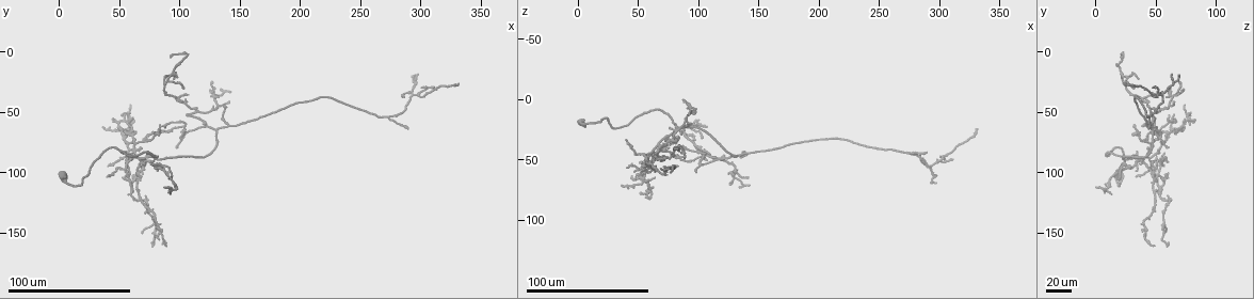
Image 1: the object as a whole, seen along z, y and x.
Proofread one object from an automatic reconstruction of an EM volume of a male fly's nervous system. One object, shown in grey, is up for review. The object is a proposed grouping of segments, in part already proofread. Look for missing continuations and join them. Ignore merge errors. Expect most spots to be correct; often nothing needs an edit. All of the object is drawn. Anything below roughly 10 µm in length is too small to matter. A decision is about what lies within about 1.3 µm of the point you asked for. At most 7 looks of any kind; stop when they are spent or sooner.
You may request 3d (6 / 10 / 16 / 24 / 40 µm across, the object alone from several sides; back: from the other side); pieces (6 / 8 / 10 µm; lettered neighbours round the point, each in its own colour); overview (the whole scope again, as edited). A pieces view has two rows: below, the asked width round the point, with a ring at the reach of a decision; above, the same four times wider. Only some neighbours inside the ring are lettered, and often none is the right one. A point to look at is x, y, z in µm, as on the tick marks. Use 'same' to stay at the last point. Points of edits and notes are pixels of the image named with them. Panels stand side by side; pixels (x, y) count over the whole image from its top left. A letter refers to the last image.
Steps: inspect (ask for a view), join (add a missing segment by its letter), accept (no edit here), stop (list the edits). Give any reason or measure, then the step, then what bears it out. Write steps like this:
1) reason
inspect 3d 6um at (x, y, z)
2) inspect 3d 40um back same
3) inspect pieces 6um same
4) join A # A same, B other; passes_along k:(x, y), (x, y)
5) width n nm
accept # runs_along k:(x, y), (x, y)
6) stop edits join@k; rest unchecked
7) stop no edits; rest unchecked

branch stops here
inspect 3d 40um at (290, 64, 44)

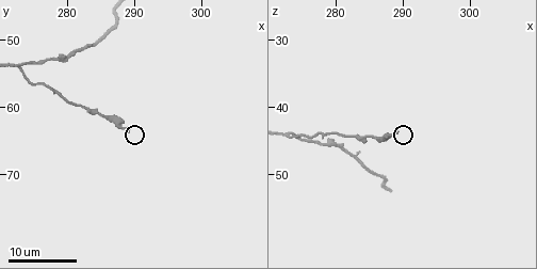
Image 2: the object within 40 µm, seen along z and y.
what lies round it
inspect pieces 10um at (289.0, 63.5, 43.5)

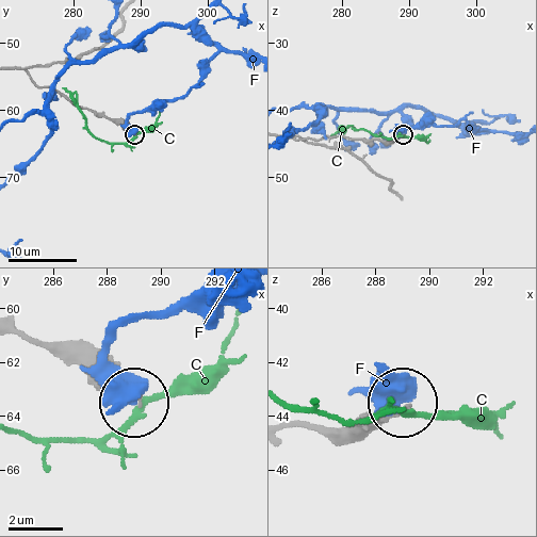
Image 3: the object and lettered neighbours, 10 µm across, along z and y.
accept # C other, F other; no lettered segment goes on from it

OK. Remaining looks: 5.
an open end
inspect 3d 24um at (296, 20, 64)

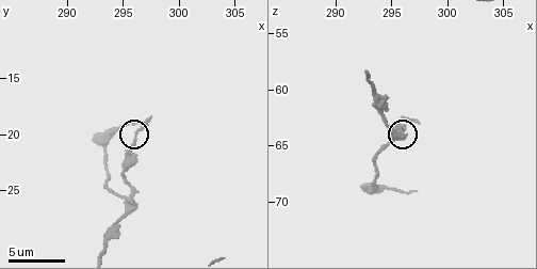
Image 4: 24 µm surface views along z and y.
see the neighbours
inspect pieces 10um at (297.4, 18.8, 62.8)

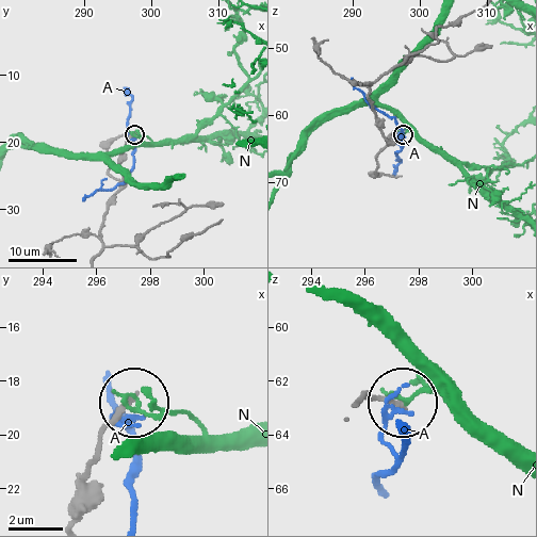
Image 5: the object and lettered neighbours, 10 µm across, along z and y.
accept # A other, N other; none of them fits

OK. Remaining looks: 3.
tapers out
inspect 3d 40um at (68, 152, 58)

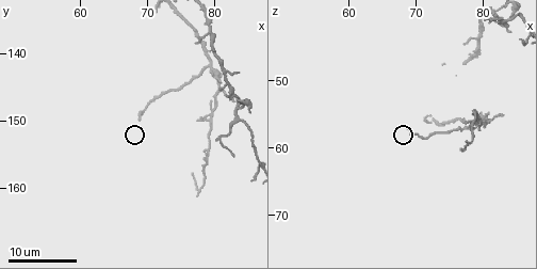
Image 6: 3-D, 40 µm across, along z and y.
see the neighbours
inspect pieces 8um at (68.5, 149.5, 57.0)

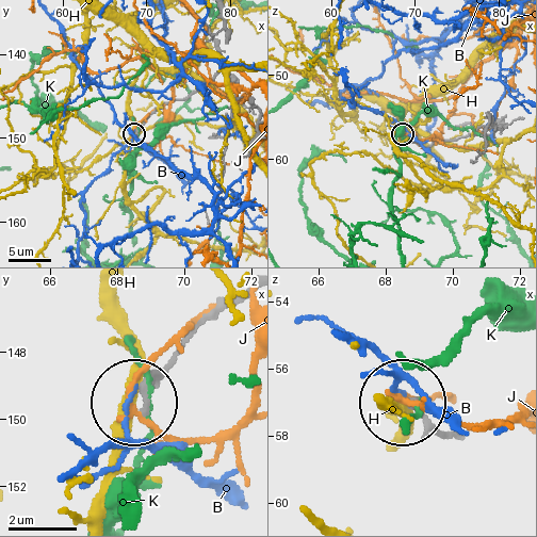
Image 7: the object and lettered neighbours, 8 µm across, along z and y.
accept # B other, H other, J other, K other; none of them fits

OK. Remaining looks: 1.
stop no edits; rest unchecked

